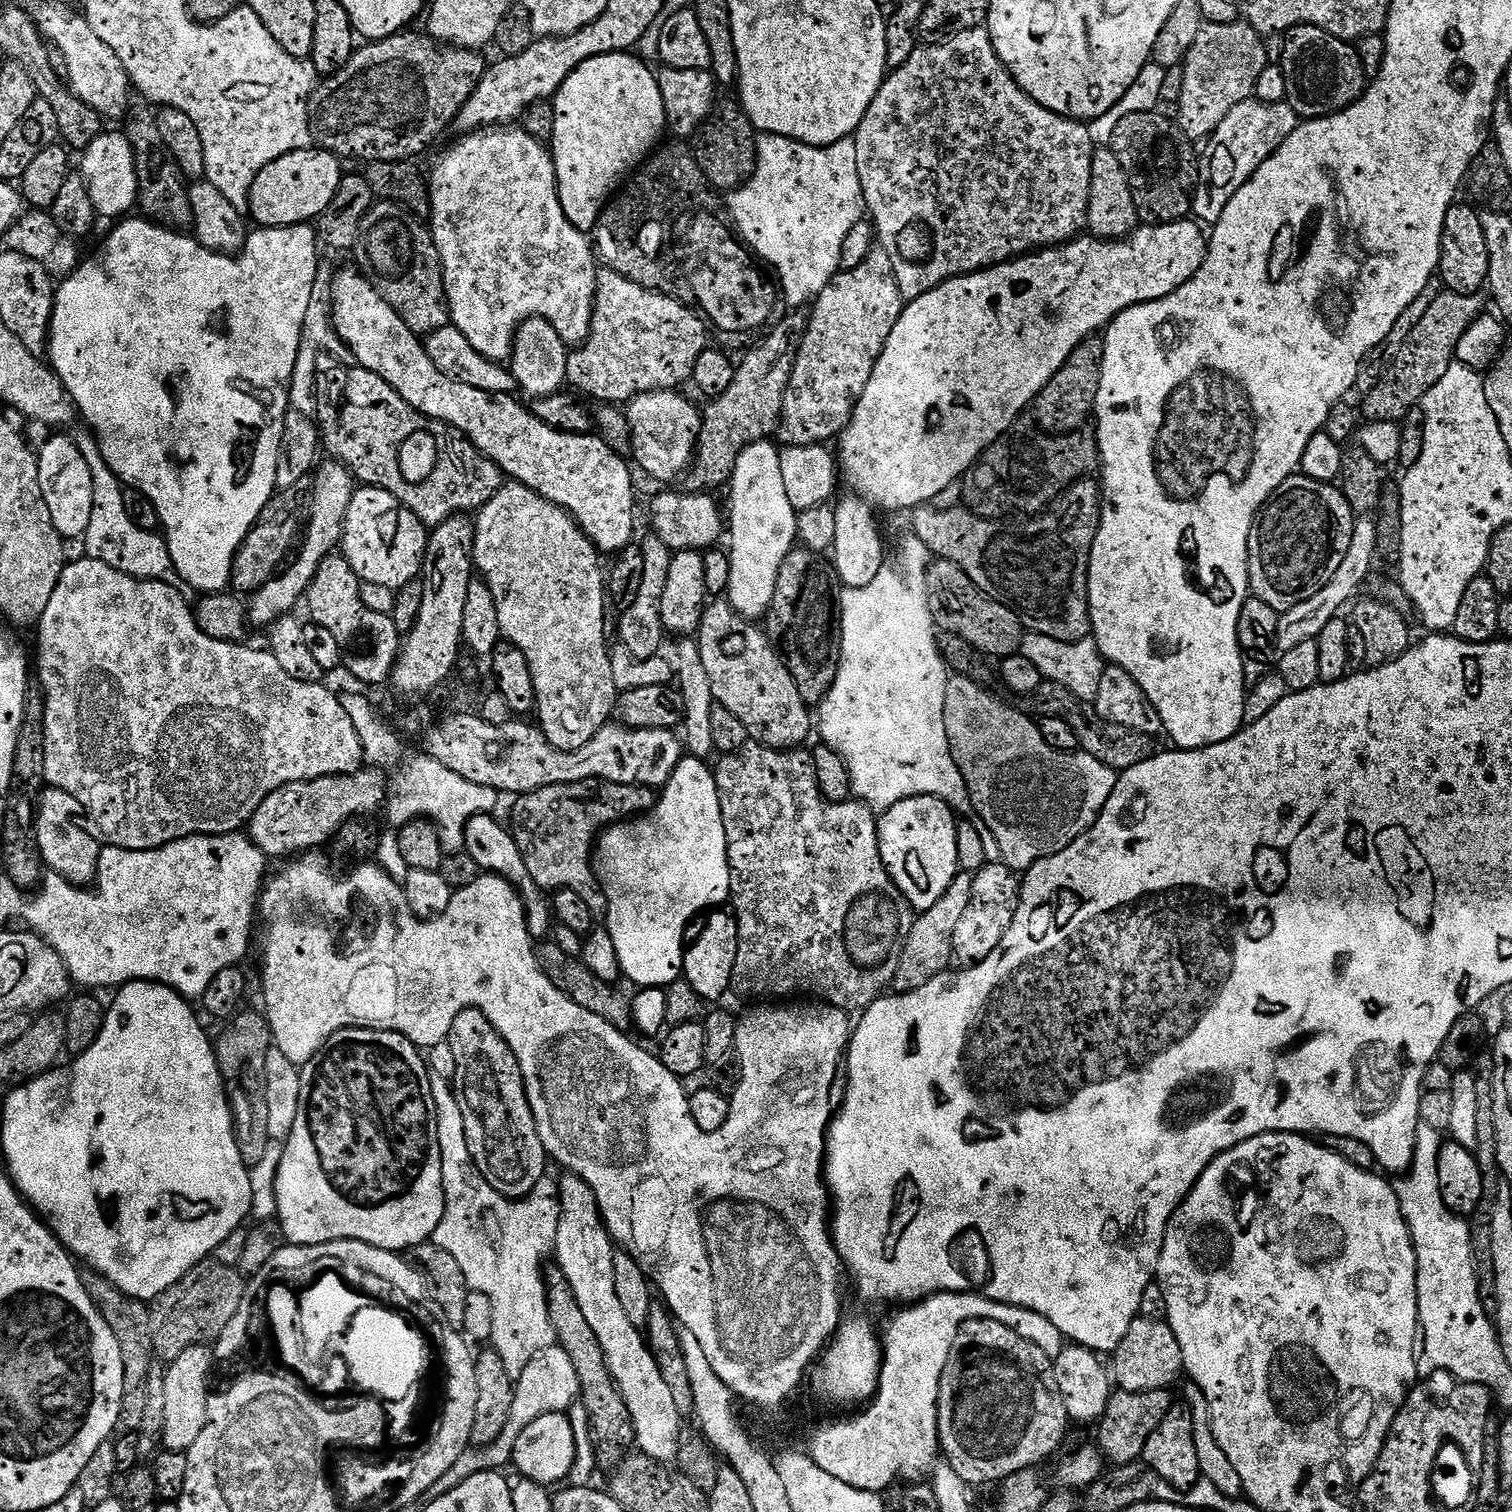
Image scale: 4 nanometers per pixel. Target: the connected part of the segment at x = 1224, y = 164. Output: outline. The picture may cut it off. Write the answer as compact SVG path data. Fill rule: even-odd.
M1250 99L1234 106L1222 126L1208 137L1209 146L1204 156L1198 160L1196 192L1192 196L1191 215L1201 225L1211 226L1222 218L1226 202L1246 186L1252 175L1258 171L1268 158L1274 155L1282 142L1294 134L1298 117L1287 102L1283 104L1264 104L1258 99Z

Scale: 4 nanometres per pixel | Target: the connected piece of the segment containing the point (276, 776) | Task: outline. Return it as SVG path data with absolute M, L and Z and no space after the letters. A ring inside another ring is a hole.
M87 558L76 561L73 559L62 570L54 594L50 597L49 605L46 606L46 610L39 620L38 630L40 630L40 637L36 640L36 652L34 648L34 668L35 671L36 668L40 671L38 687L44 694L44 737L46 738L46 774L44 779L51 787L66 790L66 794L74 794L74 798L78 798L78 802L82 802L84 816L87 820L87 830L92 837L100 841L101 845L110 848L125 848L126 850L154 850L187 836L226 836L230 832L240 832L252 819L254 810L258 810L258 806L262 806L264 799L274 790L278 790L290 782L302 782L323 776L345 776L351 772L359 772L364 764L363 748L360 745L358 734L355 733L354 723L350 722L349 715L343 710L339 695L336 692L328 692L327 683L311 684L290 678L290 674L286 674L286 670L282 670L282 666L278 666L278 658L274 658L271 650L265 650L263 647L261 647L262 649L248 648L247 643L227 644L226 642L218 642L214 638L202 634L202 630L196 625L196 618L189 601L184 600L182 594L178 594L178 590L174 590L162 582L139 580L133 576L115 572L110 566L106 566L106 562Z

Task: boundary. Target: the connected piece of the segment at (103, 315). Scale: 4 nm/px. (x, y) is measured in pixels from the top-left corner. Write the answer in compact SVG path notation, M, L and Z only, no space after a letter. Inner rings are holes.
M124 218L117 223L121 224L105 238L97 256L92 256L89 260L87 257L61 283L64 285L56 288L52 325L48 327L46 356L82 420L89 424L85 425L94 433L102 458L106 458L110 470L114 470L121 484L129 489L137 488L152 503L152 508L164 527L162 535L168 542L170 558L176 572L197 593L222 592L232 583L232 563L236 552L254 526L258 514L262 514L264 507L278 491L278 454L282 446L284 419L290 410L288 387L292 384L292 375L296 372L296 363L300 360L300 352L302 353L306 310L310 310L316 273L321 267L320 256L316 253L318 232L311 223L295 224L289 228L257 227L249 231L244 249L235 256L224 256L202 246L183 231L153 224L147 218L128 219L132 218Z

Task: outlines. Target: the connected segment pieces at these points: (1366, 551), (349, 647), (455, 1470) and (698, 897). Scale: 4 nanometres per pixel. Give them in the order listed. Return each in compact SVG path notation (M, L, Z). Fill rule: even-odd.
M1372 518L1357 519L1354 534L1350 538L1350 550L1346 550L1346 558L1342 558L1334 578L1330 578L1330 582L1326 582L1326 586L1322 586L1322 590L1318 590L1314 598L1306 602L1298 602L1298 606L1280 613L1276 635L1276 647L1280 652L1291 650L1301 642L1317 640L1322 630L1326 630L1326 622L1337 619L1343 613L1340 611L1343 610L1344 604L1351 605L1357 599L1356 591L1363 586L1364 579L1371 574L1372 563L1376 560L1376 543L1379 542L1380 536L1376 533L1374 521L1375 519Z
M333 554L318 566L318 574L314 574L306 593L306 605L312 615L309 616L311 623L326 626L326 630L338 638L343 667L348 667L354 679L364 684L380 684L383 680L385 683L400 656L402 634L394 626L391 616L374 614L374 610L366 610L366 606L362 606L361 583L344 555Z
M559 1346L534 1354L531 1362L519 1372L515 1386L514 1406L510 1406L510 1418L506 1422L506 1430L502 1430L502 1434L498 1434L498 1438L485 1448L469 1446L462 1454L462 1458L458 1458L458 1462L454 1462L454 1466L450 1466L450 1470L446 1470L446 1474L442 1474L442 1478L434 1482L434 1486L430 1486L428 1500L442 1498L442 1494L454 1490L454 1486L462 1486L462 1482L466 1482L466 1478L474 1478L474 1474L507 1469L507 1464L509 1467L516 1455L518 1438L522 1430L530 1426L530 1422L546 1414L567 1413L569 1411L567 1408L572 1403L575 1405L580 1399L578 1370L574 1370L574 1362L570 1362L570 1354L566 1354L566 1350L562 1350Z
M685 755L678 762L672 777L664 785L659 793L656 805L650 811L645 812L642 816L637 816L627 822L621 822L612 825L611 828L605 828L598 837L599 847L604 847L604 872L602 868L602 887L604 897L608 900L608 911L606 913L606 927L610 938L614 940L614 950L620 963L621 973L625 977L636 983L640 988L664 988L681 979L684 970L684 954L686 951L686 939L684 940L684 931L688 928L688 923L699 914L703 908L711 909L713 906L720 904L729 899L732 891L732 879L730 878L730 866L728 865L728 843L726 842L726 826L722 818L722 806L718 798L716 789L716 778L711 767L705 761L697 760L696 757Z

